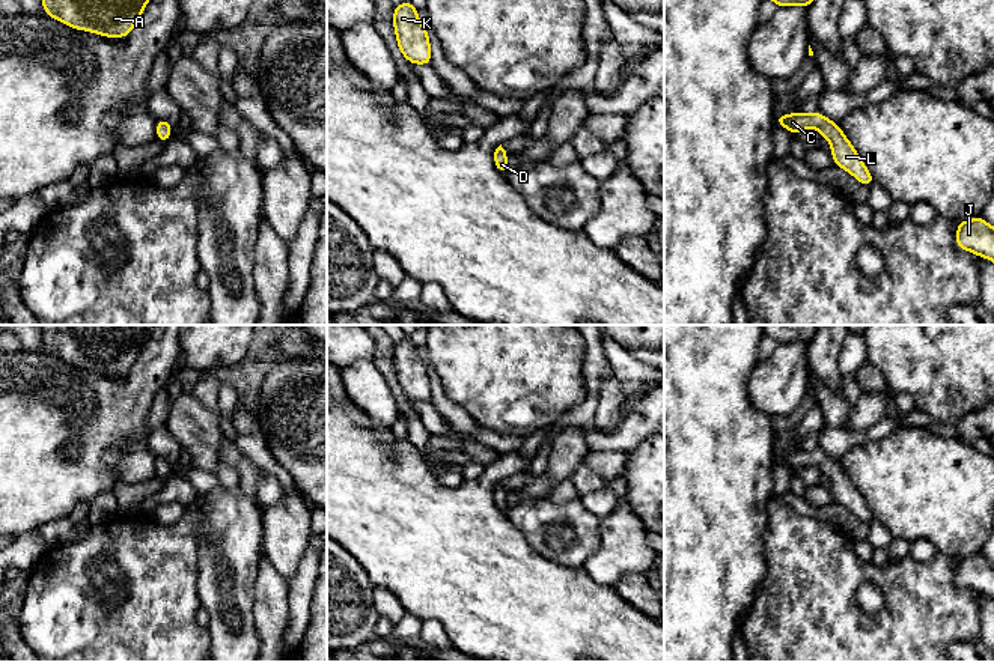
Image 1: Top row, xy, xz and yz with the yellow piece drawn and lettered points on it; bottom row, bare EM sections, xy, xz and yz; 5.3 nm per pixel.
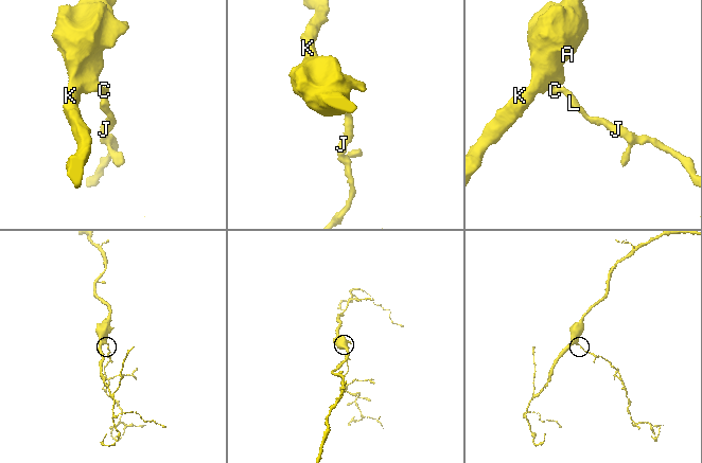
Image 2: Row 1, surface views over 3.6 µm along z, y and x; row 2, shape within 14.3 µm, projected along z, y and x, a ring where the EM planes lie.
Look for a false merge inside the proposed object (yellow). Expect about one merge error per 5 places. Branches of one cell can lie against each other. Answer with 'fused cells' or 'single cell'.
single cell

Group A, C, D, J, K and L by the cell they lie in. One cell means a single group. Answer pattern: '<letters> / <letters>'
A C D J K L

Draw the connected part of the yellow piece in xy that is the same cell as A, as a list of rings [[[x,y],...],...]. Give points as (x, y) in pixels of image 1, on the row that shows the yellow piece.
[[[42,0],[44,12],[77,30],[127,38],[149,0]]]

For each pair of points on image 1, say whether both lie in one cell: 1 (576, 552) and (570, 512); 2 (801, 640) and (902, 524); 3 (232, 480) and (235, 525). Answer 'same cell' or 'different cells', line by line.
1: same cell
2: different cells
3: different cells

